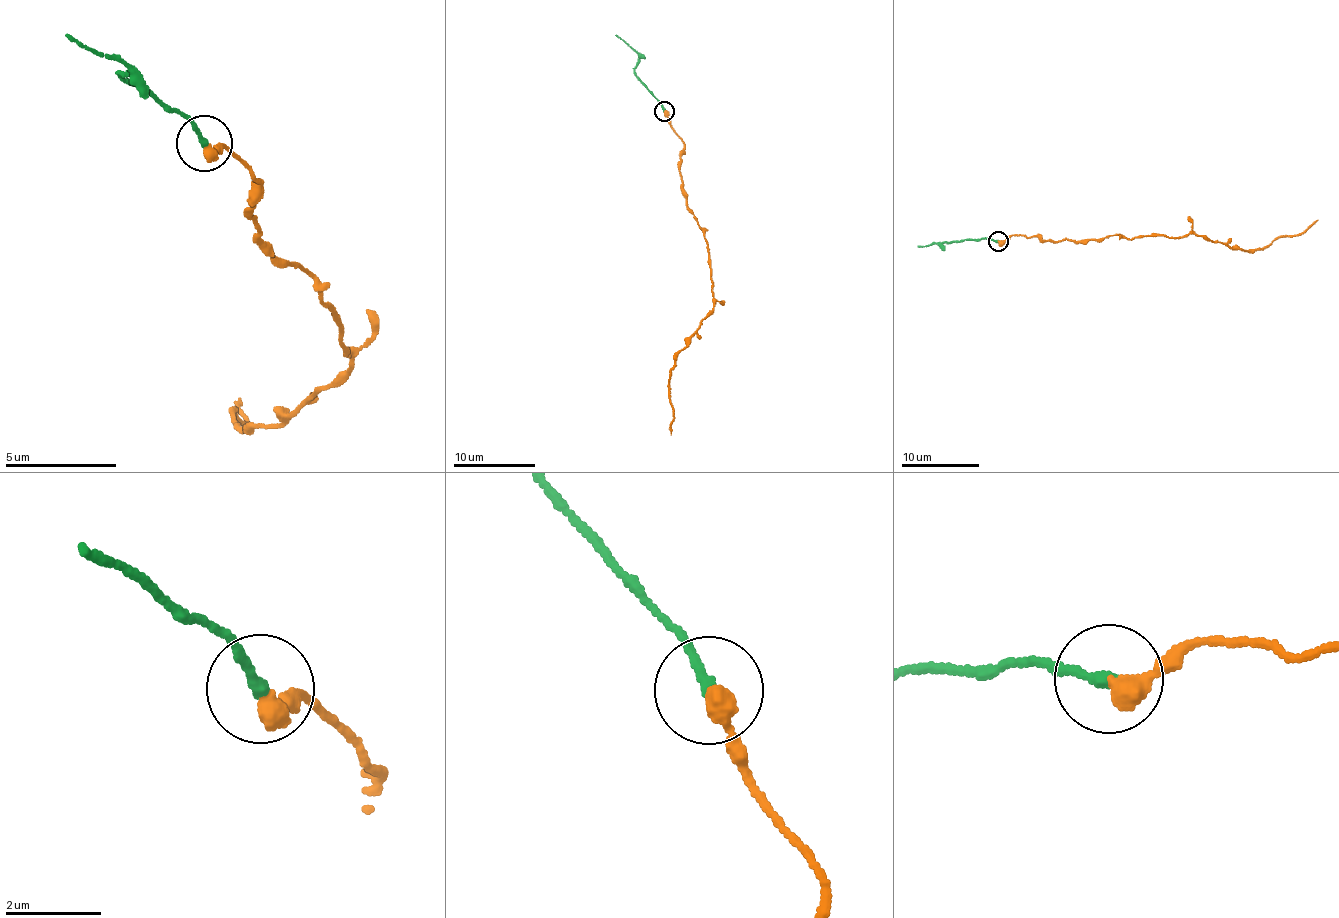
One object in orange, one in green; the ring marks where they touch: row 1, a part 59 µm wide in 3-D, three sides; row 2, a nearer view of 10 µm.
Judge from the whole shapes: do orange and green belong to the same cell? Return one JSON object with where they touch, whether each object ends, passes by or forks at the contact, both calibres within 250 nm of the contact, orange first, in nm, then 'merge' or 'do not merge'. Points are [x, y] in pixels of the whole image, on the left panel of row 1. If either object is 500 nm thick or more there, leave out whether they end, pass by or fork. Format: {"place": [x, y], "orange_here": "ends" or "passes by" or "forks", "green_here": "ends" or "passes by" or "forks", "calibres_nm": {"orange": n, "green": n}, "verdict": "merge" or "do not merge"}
{"place": [204, 143], "orange_here": "ends", "green_here": "ends", "calibres_nm": {"orange": 460, "green": 240}, "verdict": "do not merge"}

